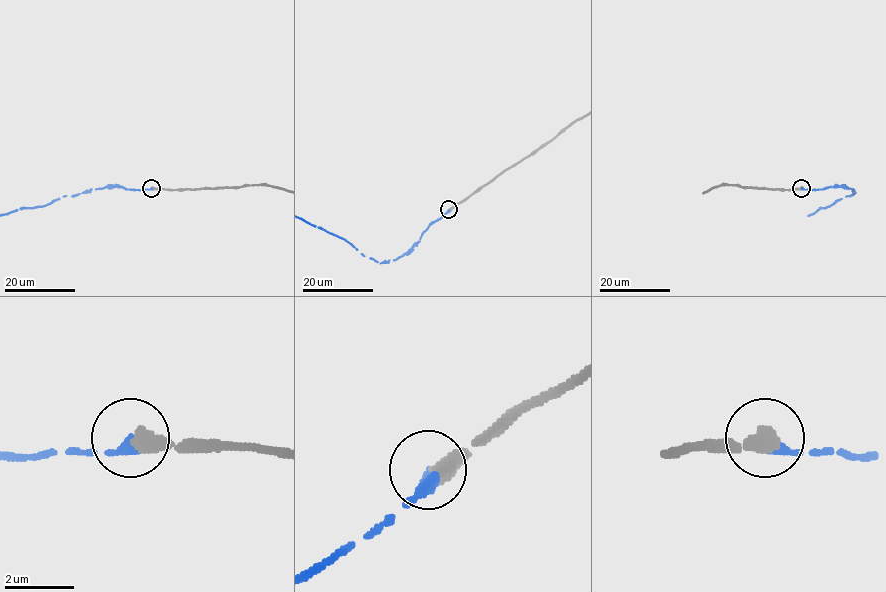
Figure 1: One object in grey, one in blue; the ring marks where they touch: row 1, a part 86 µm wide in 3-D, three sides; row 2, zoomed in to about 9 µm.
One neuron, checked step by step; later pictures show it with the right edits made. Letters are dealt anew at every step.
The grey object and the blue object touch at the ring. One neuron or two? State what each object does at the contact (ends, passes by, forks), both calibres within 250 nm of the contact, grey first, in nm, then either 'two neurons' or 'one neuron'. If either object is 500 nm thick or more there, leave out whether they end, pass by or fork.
grey ends | blue ends | 480/320 nm | one neuron

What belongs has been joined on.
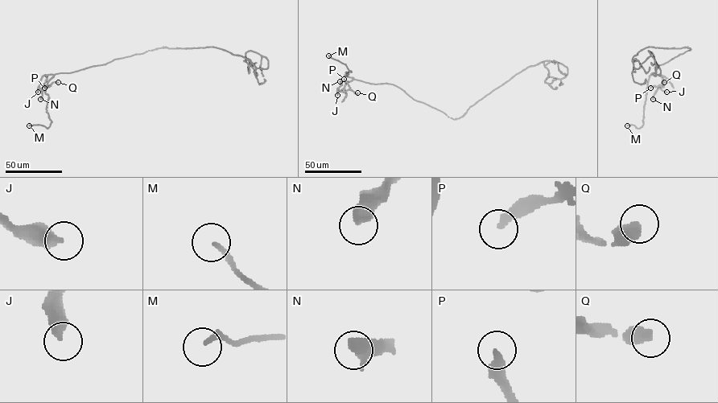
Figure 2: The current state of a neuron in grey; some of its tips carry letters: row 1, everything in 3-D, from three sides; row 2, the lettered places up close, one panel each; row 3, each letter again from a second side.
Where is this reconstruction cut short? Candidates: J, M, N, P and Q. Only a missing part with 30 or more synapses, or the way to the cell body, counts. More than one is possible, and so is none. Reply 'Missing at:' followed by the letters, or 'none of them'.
Missing at: none of them

